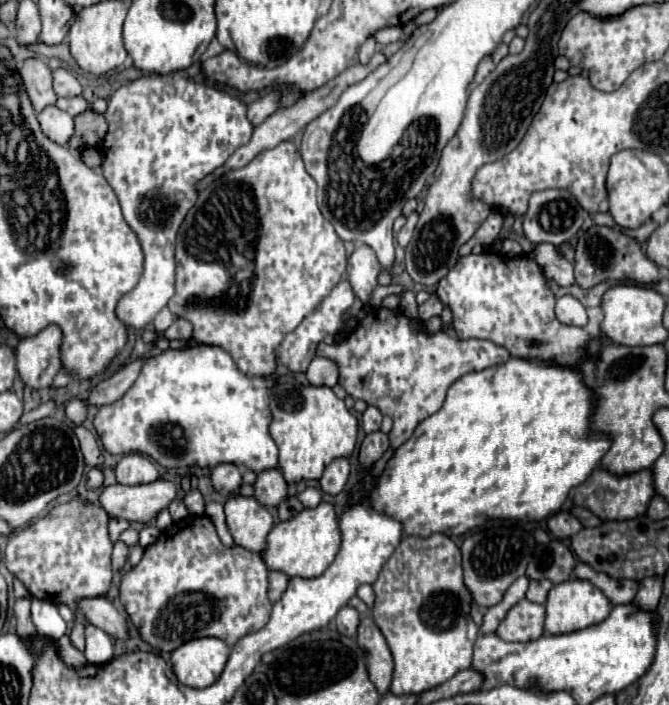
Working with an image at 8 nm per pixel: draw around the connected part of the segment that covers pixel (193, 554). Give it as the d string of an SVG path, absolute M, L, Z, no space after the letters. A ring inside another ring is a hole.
M189 515L161 531L157 541L145 549L139 565L125 573L119 597L131 621L139 625L141 637L155 649L173 651L199 637L217 637L233 647L243 635L259 631L271 617L273 603L267 597L267 571L261 553L239 545L225 547L207 515Z

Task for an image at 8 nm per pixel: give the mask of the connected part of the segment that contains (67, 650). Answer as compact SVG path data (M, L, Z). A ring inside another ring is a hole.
M63 635L61 639L57 639L57 645L59 645L59 655L63 657L63 661L67 665L79 667L79 665L85 665L87 663L87 659L83 657L83 653L71 645L71 641L69 641L67 635Z

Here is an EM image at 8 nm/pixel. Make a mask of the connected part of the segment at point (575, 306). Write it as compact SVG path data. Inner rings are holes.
M565 295L561 299L557 299L555 305L555 315L561 323L565 325L575 325L575 327L585 327L587 325L587 313L585 307L581 305L579 299Z

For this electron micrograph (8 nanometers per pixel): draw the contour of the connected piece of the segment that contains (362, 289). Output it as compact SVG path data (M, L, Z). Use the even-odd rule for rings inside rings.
M359 245L349 257L347 279L349 279L355 295L363 303L369 303L369 299L377 287L379 273L381 273L381 265L375 257L375 251L369 245Z

